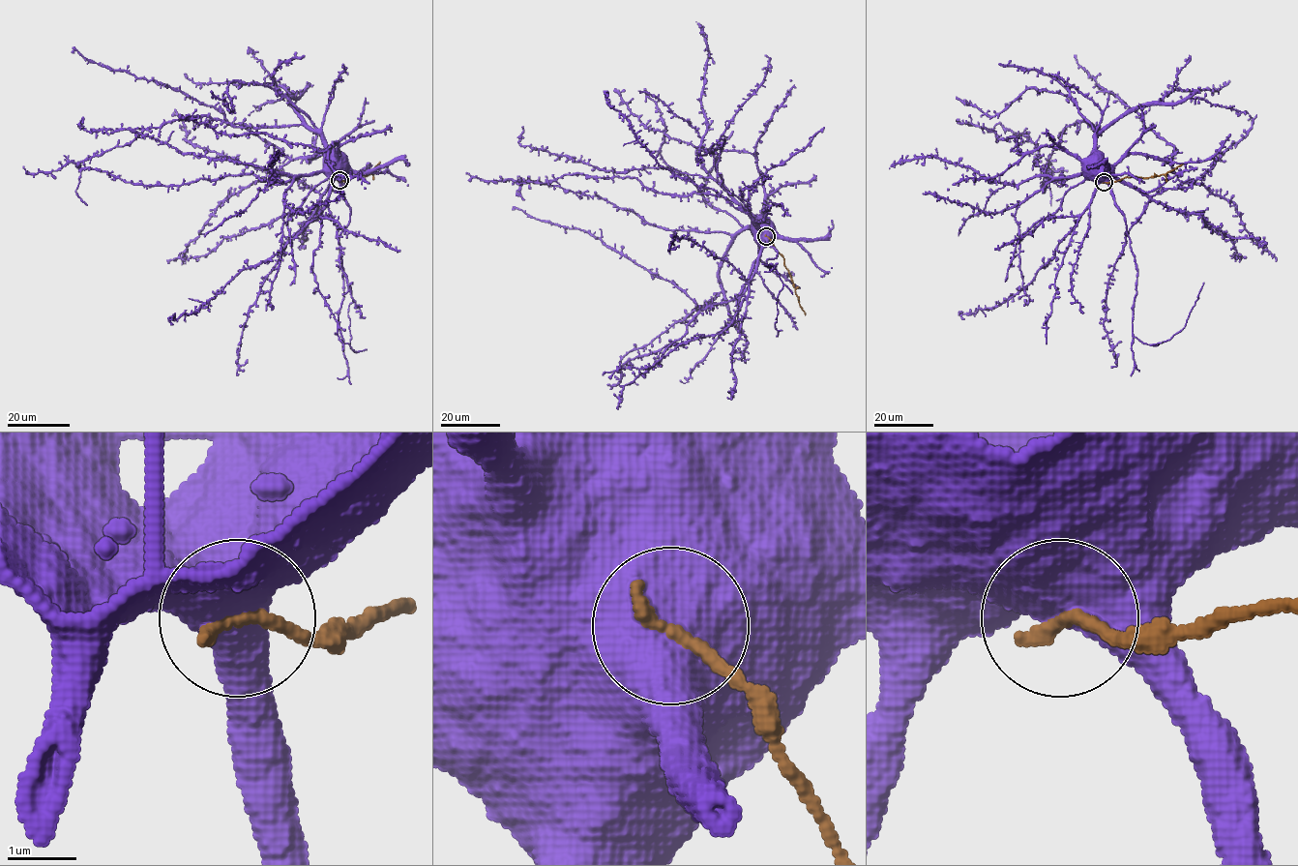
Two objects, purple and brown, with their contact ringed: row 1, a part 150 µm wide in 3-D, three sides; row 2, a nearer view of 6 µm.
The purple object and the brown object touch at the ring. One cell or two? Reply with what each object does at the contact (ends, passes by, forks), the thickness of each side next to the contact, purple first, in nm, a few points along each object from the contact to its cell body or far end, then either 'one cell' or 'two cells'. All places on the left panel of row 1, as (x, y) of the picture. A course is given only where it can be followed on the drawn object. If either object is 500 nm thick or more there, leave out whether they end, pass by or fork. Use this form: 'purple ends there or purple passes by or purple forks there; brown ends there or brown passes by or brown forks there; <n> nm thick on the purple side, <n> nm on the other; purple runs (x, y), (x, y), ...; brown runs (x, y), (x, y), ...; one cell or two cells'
750 nm thick on the purple side, 240 nm on the other; purple runs (339, 180), (332, 180), (324, 172), (324, 166), (328, 167); brown runs (339, 180), (367, 175), (380, 162); two cells

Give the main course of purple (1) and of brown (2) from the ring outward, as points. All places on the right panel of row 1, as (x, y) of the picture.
1: (1104, 182), (1099, 182), (1086, 170)
2: (1104, 182), (1125, 177), (1150, 177), (1165, 174), (1182, 164)

